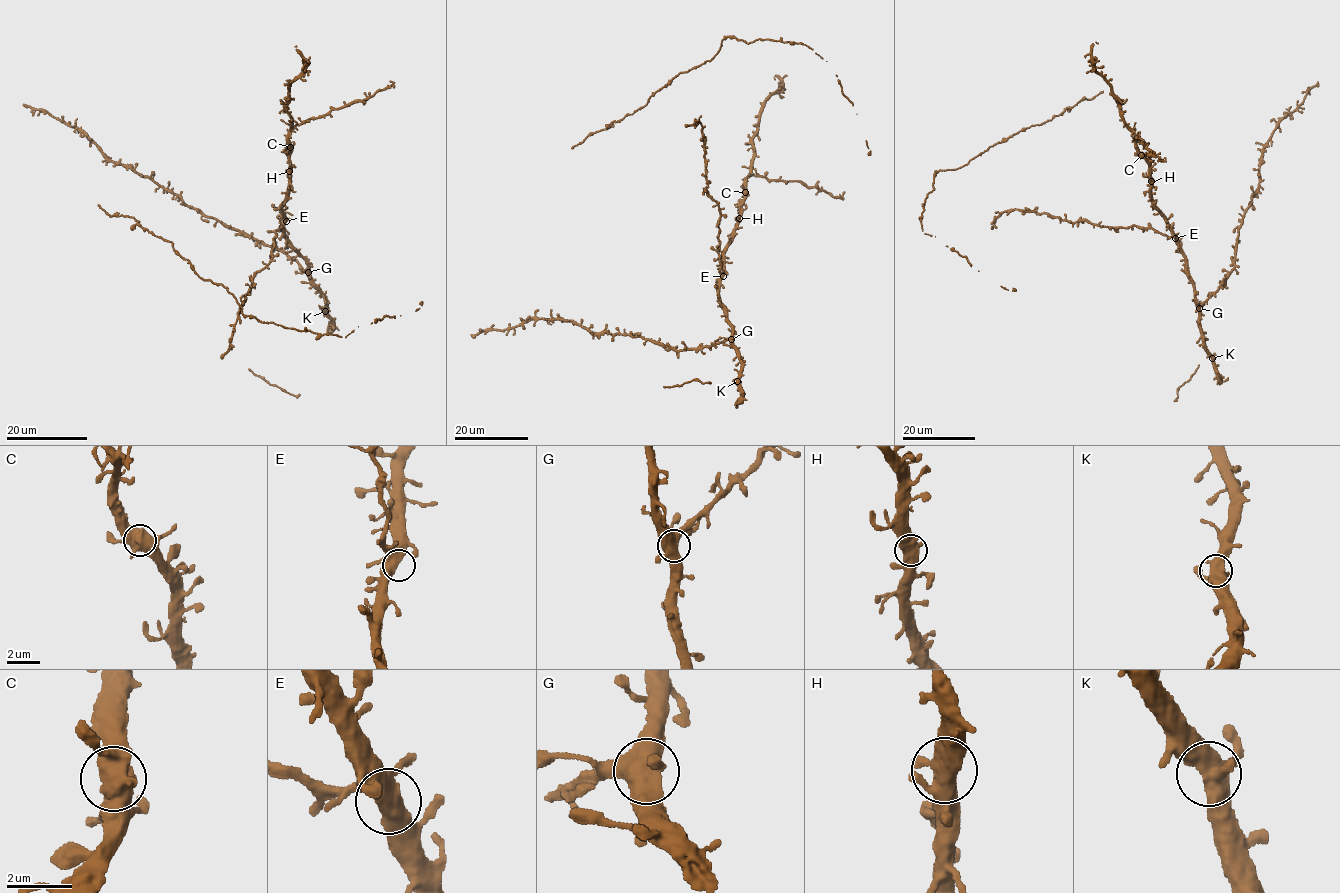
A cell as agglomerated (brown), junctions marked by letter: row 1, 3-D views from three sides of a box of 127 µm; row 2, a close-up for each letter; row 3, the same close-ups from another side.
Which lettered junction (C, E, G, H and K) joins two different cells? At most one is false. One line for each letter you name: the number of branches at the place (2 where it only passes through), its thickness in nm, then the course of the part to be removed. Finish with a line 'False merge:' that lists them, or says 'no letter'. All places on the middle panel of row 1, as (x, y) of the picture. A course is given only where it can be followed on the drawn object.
False merge: no letter

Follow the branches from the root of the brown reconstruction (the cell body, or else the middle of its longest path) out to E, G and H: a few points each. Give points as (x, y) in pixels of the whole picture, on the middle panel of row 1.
E: (718, 221), (717, 253), (723, 276)
G: (718, 221), (720, 268), (718, 293), (731, 327), (731, 339)
H: (718, 221), (717, 253), (722, 273), (725, 249), (739, 218)

